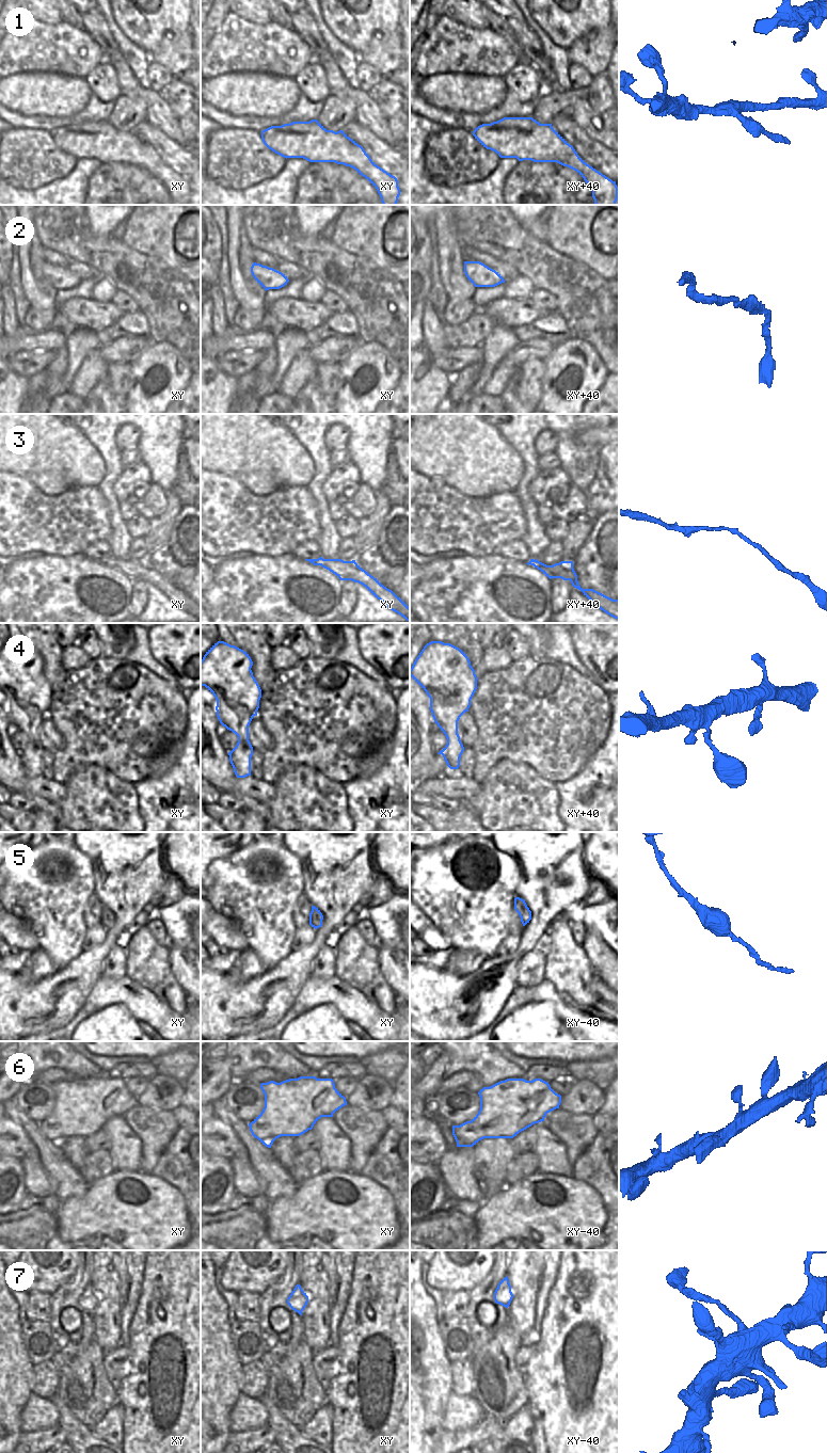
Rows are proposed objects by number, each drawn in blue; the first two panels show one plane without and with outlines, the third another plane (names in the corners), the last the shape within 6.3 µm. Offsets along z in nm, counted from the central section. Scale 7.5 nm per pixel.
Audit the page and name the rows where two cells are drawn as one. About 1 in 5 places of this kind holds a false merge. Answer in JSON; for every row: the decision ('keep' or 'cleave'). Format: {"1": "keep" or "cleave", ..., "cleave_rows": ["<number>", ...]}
{"1": "keep", "2": "keep", "3": "keep", "4": "keep", "5": "keep", "6": "keep", "7": "keep", "cleave_rows": []}

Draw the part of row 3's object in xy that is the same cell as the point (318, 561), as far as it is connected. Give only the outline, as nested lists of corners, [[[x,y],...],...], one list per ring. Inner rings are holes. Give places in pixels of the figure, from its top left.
[[[305,559],[314,565],[321,565],[335,574],[340,580],[352,580],[363,585],[375,597],[380,600],[387,608],[410,621],[410,607],[392,590],[384,587],[377,578],[363,570],[355,560],[341,559]]]

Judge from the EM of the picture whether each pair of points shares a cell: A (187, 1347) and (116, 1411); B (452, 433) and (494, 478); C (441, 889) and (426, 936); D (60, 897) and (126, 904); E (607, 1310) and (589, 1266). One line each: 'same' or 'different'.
A: different
B: same
C: different
D: different
E: same

